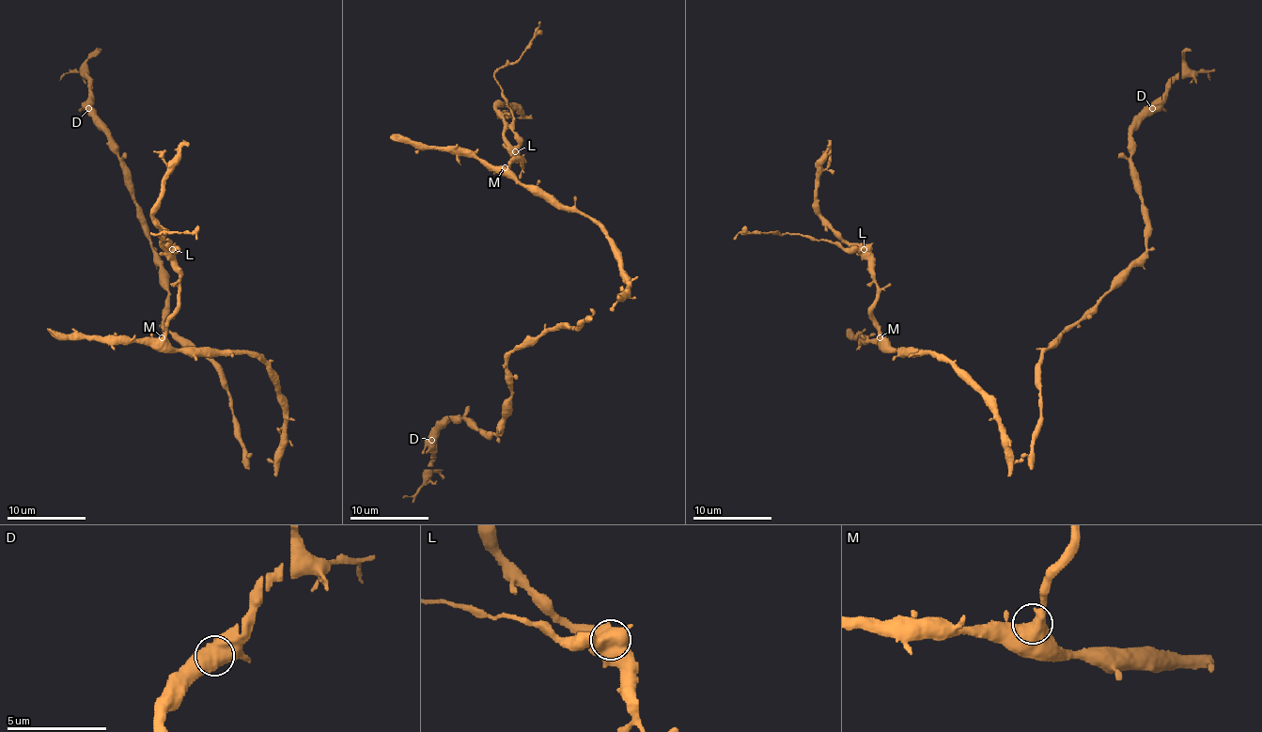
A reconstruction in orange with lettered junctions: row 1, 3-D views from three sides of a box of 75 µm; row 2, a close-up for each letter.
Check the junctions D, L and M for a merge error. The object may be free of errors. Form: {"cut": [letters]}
{"cut": ["L"]}

